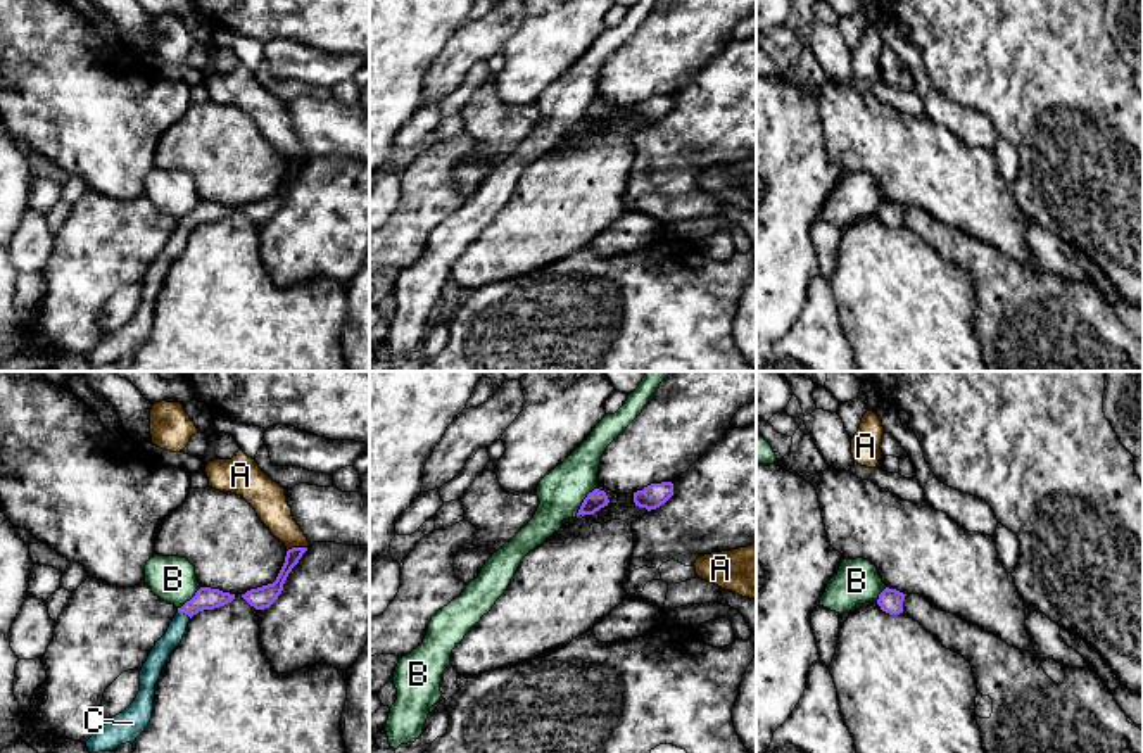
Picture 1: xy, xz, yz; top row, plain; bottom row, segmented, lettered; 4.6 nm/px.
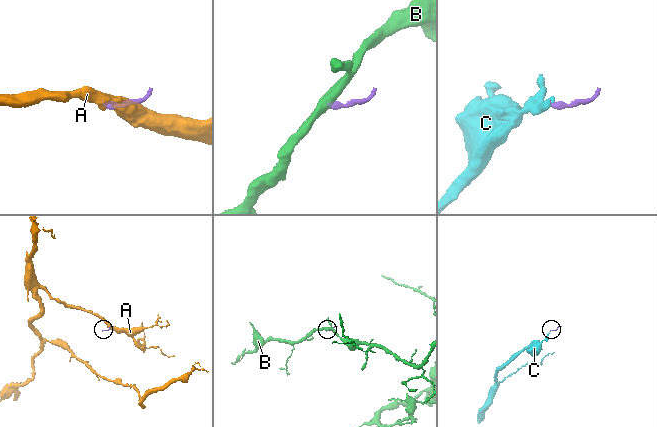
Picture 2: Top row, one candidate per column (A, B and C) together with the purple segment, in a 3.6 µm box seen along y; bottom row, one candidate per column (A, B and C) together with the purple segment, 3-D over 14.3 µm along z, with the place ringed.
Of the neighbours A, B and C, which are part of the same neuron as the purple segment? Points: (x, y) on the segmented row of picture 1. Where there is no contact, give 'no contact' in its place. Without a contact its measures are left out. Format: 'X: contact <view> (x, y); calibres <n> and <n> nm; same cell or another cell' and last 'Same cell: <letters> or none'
A: contact xy (296, 548); calibres 90 and 160 nm; another cell
B: contact xz (584, 499); calibres 90 and 220 nm; another cell
C: contact xy (185, 613); calibres 110 and 90 nm; same cell
Same cell: C

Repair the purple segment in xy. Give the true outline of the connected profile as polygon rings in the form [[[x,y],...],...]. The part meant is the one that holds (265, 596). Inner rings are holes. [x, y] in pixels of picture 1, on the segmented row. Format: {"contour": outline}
{"contour": [[[292,547],[287,551],[285,556],[285,563],[276,577],[276,580],[273,584],[257,587],[257,589],[250,589],[245,594],[242,594],[242,598],[254,606],[256,610],[264,610],[269,608],[278,596],[283,591],[283,584],[288,577],[288,573],[292,572],[292,568],[299,563],[299,560],[302,558],[302,554],[307,551],[307,547]]]}

